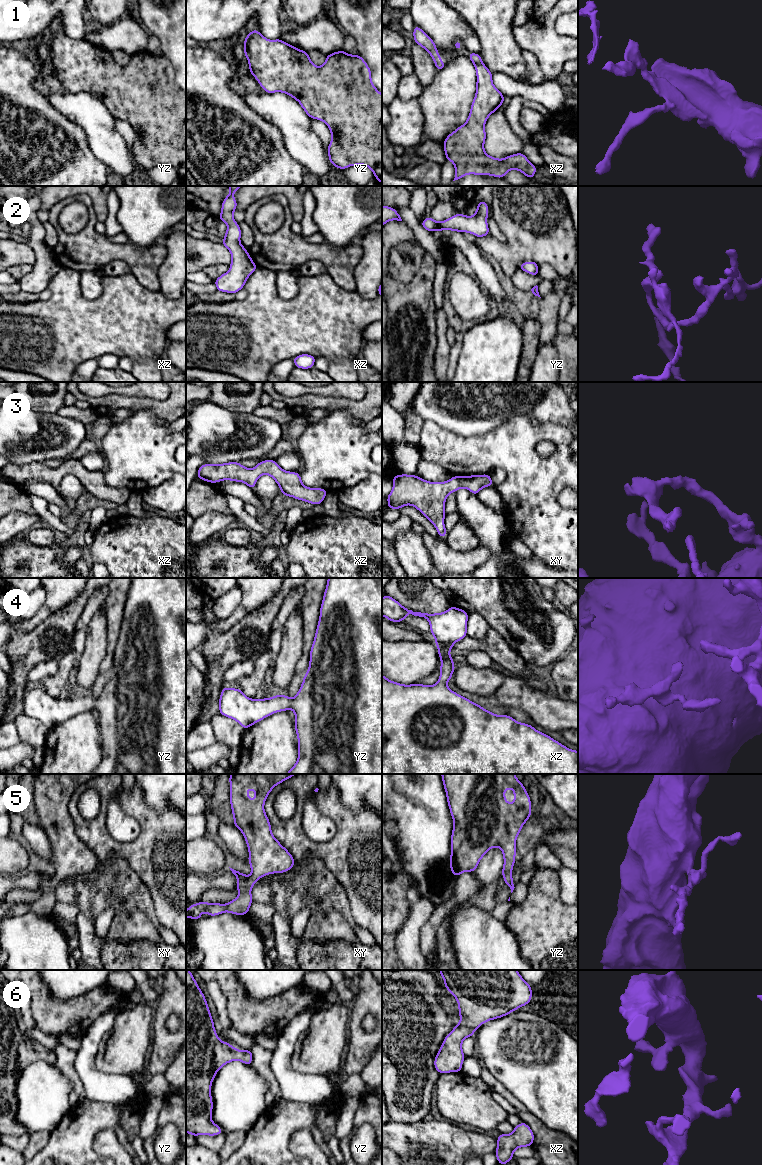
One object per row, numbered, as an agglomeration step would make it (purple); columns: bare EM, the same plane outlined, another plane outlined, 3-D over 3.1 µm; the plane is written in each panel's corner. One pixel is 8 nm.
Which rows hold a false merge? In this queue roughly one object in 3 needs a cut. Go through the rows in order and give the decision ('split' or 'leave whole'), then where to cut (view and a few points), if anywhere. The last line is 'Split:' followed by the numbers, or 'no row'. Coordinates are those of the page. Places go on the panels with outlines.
1: leave whole; cut none
2: leave whole; cut none
3: leave whole; cut none
4: leave whole; cut none
5: leave whole; cut none
6: leave whole; cut none
Split: no row

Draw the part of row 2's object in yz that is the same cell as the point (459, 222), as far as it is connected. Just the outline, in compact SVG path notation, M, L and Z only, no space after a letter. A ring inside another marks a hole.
M480 201L475 214L471 217L458 213L442 222L436 222L432 217L427 217L420 225L431 233L435 230L451 230L462 233L469 232L477 238L484 237L490 235L487 224L488 213L487 202Z

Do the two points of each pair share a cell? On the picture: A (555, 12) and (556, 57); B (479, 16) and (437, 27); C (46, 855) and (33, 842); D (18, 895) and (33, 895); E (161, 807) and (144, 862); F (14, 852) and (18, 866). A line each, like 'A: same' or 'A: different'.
A: same
B: different
C: same
D: same
E: different
F: same

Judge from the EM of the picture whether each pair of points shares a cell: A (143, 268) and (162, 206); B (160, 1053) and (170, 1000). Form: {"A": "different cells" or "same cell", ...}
{"A": "different cells", "B": "same cell"}

